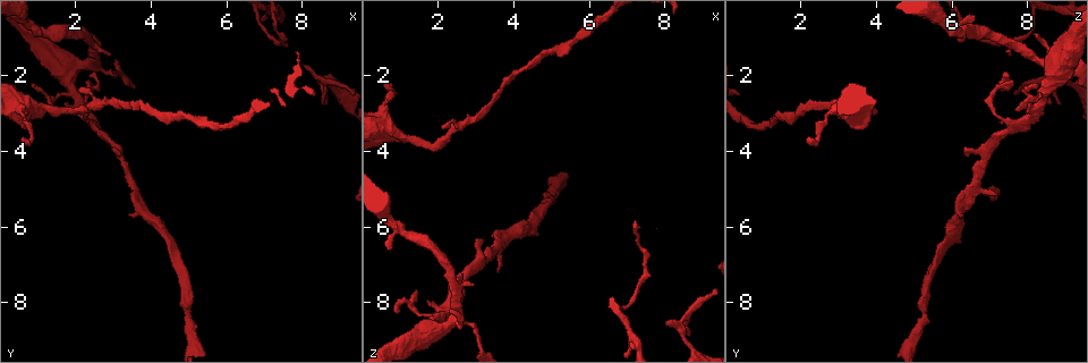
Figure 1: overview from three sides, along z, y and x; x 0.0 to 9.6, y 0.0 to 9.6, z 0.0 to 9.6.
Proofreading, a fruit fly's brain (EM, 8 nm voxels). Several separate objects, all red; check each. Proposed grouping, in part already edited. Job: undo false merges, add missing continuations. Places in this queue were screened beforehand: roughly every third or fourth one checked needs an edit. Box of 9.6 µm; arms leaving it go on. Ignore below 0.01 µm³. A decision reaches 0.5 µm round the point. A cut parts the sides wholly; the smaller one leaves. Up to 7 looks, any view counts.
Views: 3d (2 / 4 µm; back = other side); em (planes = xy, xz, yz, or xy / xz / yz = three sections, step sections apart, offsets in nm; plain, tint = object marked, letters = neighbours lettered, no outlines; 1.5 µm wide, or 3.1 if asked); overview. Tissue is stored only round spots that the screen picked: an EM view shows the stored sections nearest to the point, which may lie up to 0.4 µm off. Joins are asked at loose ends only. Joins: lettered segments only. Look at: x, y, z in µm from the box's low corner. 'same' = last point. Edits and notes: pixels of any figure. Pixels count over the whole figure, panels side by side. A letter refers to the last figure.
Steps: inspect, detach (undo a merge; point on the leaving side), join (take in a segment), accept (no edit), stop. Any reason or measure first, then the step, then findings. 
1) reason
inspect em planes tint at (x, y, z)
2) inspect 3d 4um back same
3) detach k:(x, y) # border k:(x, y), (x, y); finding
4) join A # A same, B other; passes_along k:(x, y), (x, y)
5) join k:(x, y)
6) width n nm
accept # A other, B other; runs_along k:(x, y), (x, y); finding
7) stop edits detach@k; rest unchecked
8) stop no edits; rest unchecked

an open end
inspect em planes letters at (0.65, 3.65, 2.15)

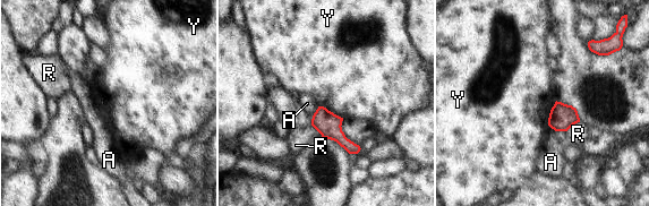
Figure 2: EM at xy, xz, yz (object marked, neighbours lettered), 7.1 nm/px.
accept # A other, R other, Y other; border 2:(556, 101), (549, 113), (548, 126); none of them fits

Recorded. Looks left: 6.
sudden change in width
inspect em yz step 4 tint at (1.60, 2.55, 8.30)

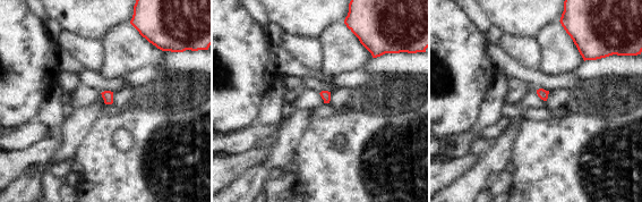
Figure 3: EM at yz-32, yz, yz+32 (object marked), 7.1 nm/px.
inspect em planes tint same

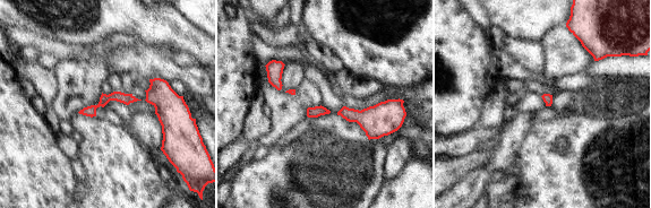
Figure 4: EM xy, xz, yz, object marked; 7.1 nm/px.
inspect em planes letters same

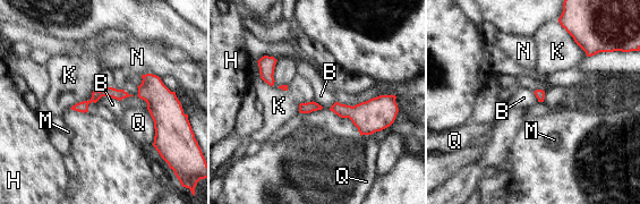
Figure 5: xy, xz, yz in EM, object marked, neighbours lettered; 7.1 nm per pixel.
width 70 nm
accept # B other, H other, K other, M other, N other, Q other; border 5:(119, 100), (101, 96), (95, 102); continuous, no second neuron

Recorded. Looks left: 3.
branch stops here
inspect 3d 2um at (2.25, 0.90, 8.20)

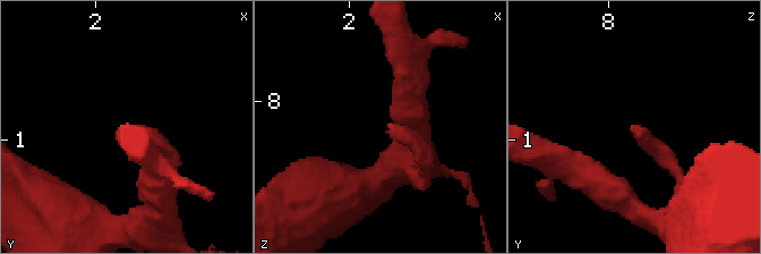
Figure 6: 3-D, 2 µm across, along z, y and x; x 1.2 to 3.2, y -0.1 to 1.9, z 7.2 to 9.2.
inspect em planes plain at (2.34, 0.90, 8.18)

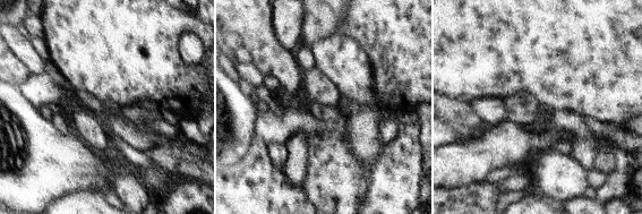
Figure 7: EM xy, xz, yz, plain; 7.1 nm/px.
inspect em planes letters same

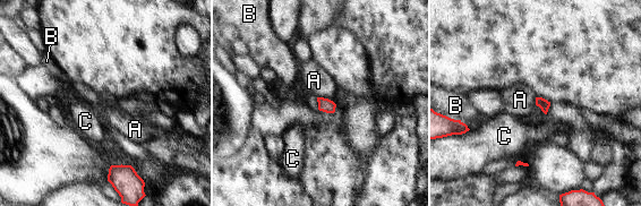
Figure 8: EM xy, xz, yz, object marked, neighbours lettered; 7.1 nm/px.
accept # A other, B other, C other; border 8:(317, 96), (330, 100); no lettered segment goes on from it

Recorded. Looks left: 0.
stop no edits; rest unchecked

